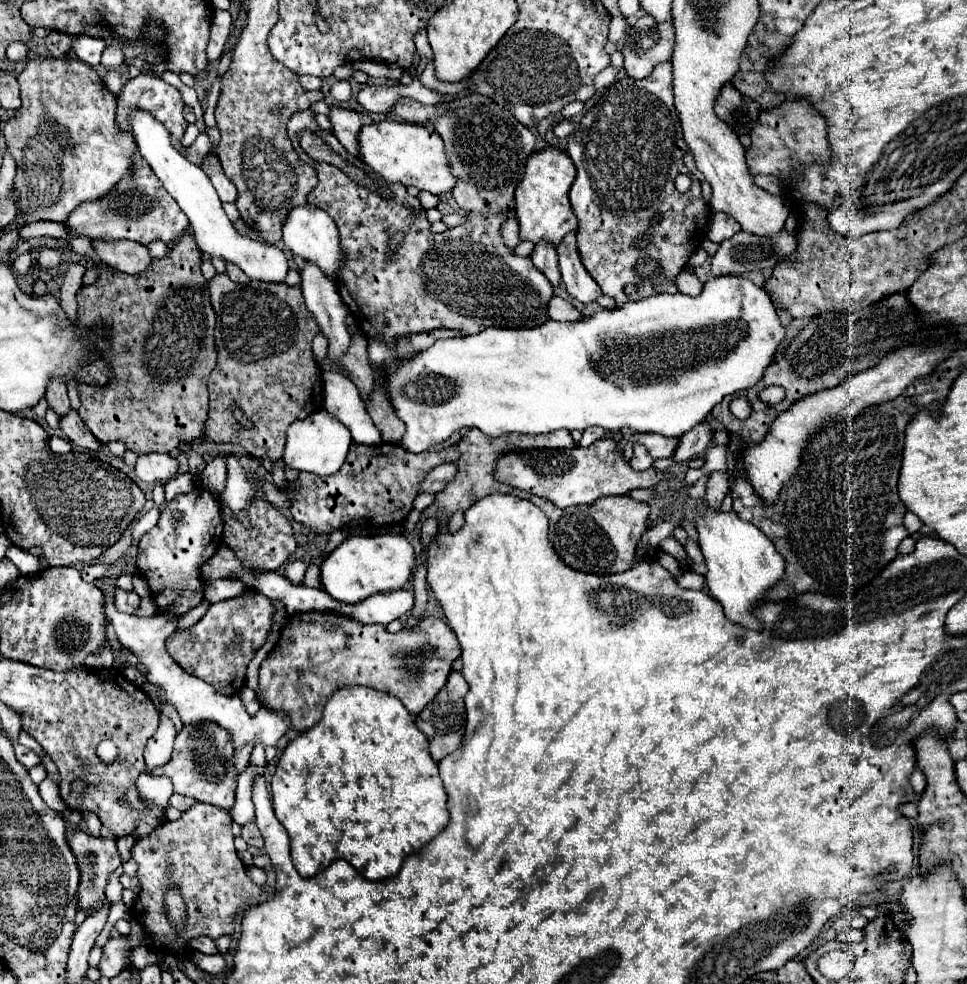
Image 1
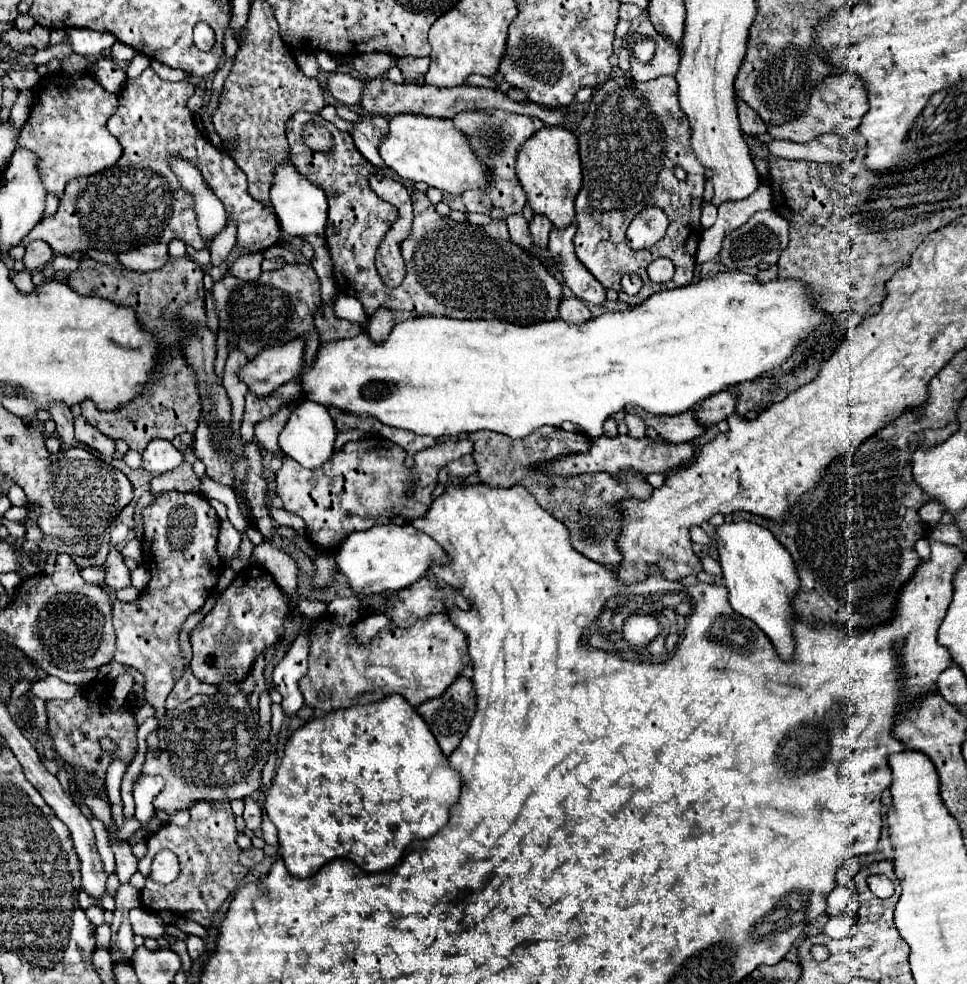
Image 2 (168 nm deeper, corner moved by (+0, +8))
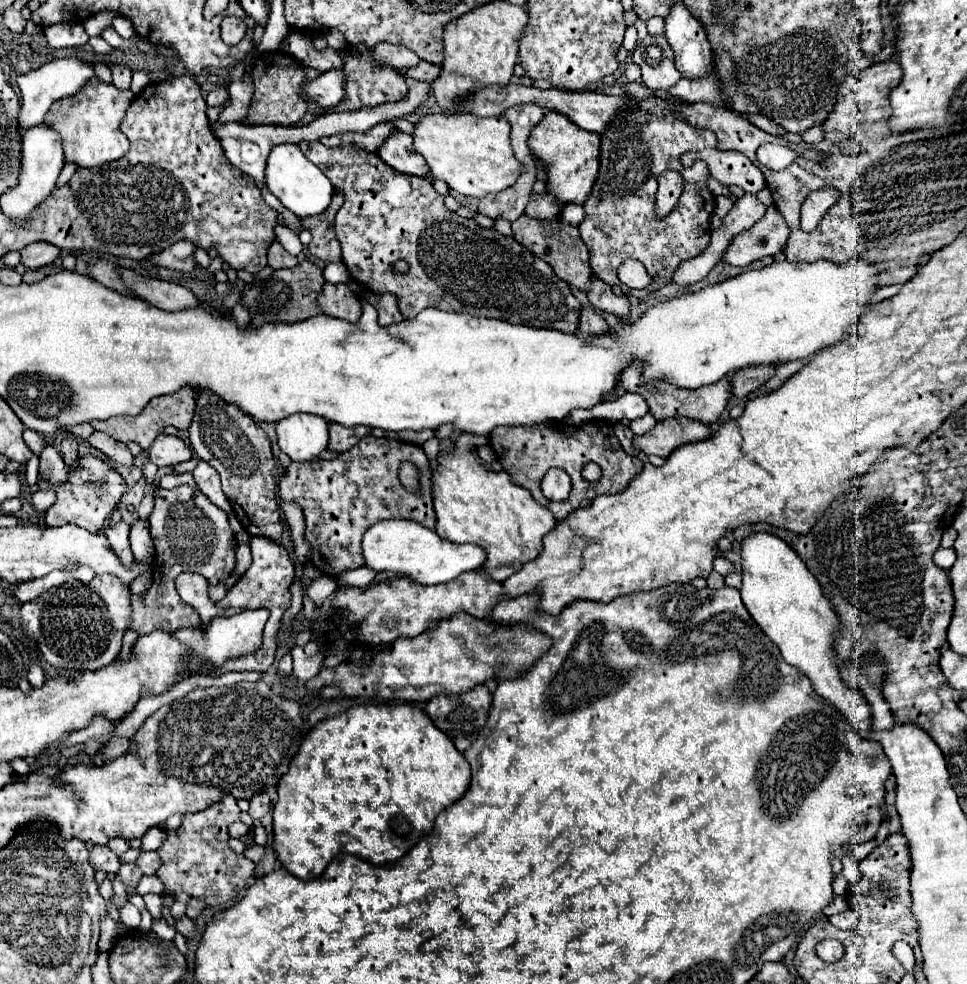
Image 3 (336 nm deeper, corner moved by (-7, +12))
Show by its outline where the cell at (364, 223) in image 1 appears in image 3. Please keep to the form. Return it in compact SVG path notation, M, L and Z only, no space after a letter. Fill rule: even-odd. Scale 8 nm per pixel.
M303 140L303 142L299 142L299 148L301 148L301 152L315 166L319 166L325 172L325 176L329 176L329 180L335 186L335 190L341 192L343 198L345 198L343 206L339 208L339 212L335 216L335 234L337 234L339 244L343 246L343 262L347 266L347 270L349 270L349 276L357 284L361 284L363 288L373 292L373 294L385 294L385 292L395 294L399 298L399 310L401 310L401 314L405 318L415 318L423 308L435 306L435 308L447 310L447 312L467 312L467 314L475 314L475 316L507 320L507 322L513 322L513 324L525 324L525 326L535 326L535 328L553 328L553 330L561 330L561 332L577 332L577 318L579 318L581 304L573 296L569 284L565 284L565 280L555 276L553 268L547 262L543 262L541 258L537 258L537 256L531 256L531 258L521 256L523 254L523 246L517 244L515 238L503 236L503 234L499 234L493 228L481 228L475 220L461 218L459 214L447 210L445 204L443 204L443 196L435 192L435 188L433 188L429 178L419 178L419 176L409 176L409 174L395 172L391 166L383 164L383 160L379 160L379 156L375 156L375 152L367 152L367 150L363 150L359 146L353 146L353 144L343 144L343 146L337 146L337 148L327 148L321 142L317 142L317 140L315 142L305 142ZM397 260L407 260L409 262L409 272L407 274L395 274L395 276L391 276L391 264L397 262Z

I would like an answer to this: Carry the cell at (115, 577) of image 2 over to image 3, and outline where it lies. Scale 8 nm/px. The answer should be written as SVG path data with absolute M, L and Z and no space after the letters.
M117 522L115 526L105 530L105 536L111 542L111 548L119 556L119 560L123 560L123 566L131 568L131 564L135 560L133 560L133 554L129 550L129 526L125 522Z

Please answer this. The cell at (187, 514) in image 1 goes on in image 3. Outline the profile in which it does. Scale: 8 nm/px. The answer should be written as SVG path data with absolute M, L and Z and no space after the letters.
M179 486L179 488L171 488L171 490L159 490L155 496L155 506L153 512L149 516L149 532L155 544L155 560L153 560L153 584L151 588L143 594L143 596L135 596L131 594L131 624L129 630L135 630L139 636L151 634L153 630L163 630L163 632L177 632L181 628L199 628L201 626L201 618L189 604L185 604L177 590L175 590L175 578L181 572L197 572L201 576L205 576L209 580L209 598L213 602L219 602L225 598L225 582L235 568L235 548L237 548L237 540L229 528L227 522L227 512L221 510L219 506L215 506L205 494L201 494L199 490L193 490L189 486Z

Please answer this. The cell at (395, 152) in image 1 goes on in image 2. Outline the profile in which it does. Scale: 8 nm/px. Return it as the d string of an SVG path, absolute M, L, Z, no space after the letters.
M398 114L390 120L388 136L382 138L380 156L404 180L426 182L428 186L450 194L464 194L470 188L486 188L490 182L488 168L476 158L468 136L464 136L452 120L422 114Z

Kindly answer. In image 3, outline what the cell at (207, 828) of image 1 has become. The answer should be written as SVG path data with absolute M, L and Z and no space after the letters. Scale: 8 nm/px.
M225 796L203 812L185 816L179 830L167 832L167 838L157 850L163 864L155 874L163 882L165 890L173 894L187 892L189 896L203 900L207 906L217 906L239 896L255 870L251 860L229 848L229 826L239 820L239 814L241 810L237 800L233 796Z

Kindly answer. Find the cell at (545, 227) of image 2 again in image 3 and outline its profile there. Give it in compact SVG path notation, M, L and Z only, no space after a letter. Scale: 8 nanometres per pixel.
M549 192L543 194L531 194L529 204L525 208L527 216L535 216L539 220L553 220L555 216L559 216L561 206L555 202L555 198Z

